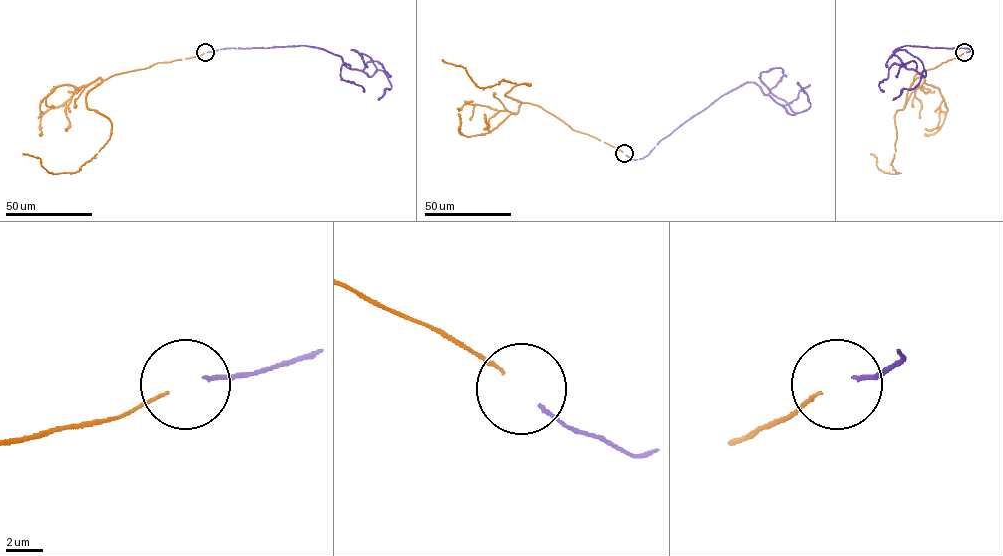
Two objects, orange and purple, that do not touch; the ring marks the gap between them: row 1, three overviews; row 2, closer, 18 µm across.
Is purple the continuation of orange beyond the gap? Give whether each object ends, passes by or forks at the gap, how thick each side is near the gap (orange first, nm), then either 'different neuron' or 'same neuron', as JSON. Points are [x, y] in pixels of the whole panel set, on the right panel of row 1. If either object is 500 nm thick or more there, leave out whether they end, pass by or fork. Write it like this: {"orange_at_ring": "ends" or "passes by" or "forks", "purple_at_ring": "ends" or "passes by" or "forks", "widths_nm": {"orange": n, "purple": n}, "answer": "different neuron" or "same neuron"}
{"orange_at_ring": "ends", "purple_at_ring": "ends", "widths_nm": {"orange": 150, "purple": 200}, "answer": "same neuron"}

